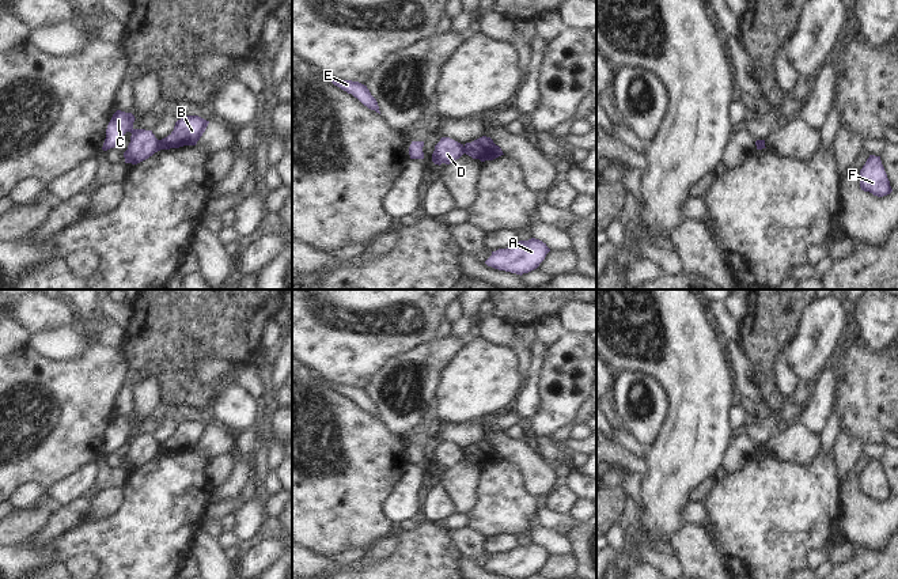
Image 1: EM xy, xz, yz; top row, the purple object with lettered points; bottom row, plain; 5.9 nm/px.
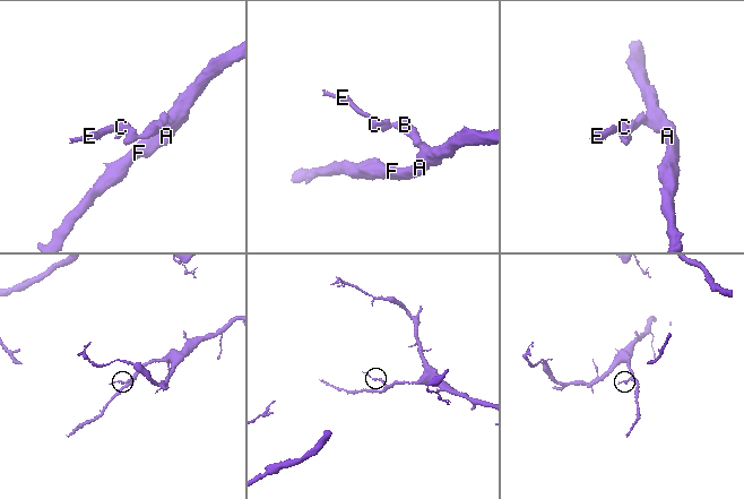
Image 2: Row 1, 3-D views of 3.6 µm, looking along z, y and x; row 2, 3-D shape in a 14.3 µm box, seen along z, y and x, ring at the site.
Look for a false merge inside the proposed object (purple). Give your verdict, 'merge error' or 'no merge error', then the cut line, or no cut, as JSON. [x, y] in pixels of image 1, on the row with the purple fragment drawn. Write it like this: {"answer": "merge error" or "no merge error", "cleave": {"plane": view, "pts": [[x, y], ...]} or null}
{"answer": "merge error", "cleave": {"plane": "xy", "pts": [[159, 140], [160, 148]]}}

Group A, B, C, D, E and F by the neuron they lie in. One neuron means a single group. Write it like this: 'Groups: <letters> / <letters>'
Groups: A B F / C D E.

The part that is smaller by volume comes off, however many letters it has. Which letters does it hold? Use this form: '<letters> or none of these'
C, D, E

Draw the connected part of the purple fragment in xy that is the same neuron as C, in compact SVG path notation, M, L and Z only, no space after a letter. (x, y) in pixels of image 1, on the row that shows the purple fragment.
M117 110L107 125L106 139L102 147L103 151L114 148L120 139L126 132L130 132L130 143L128 150L124 152L124 158L125 163L132 164L137 164L160 151L160 140L155 137L152 130L134 129L134 120L136 118L132 113Z

